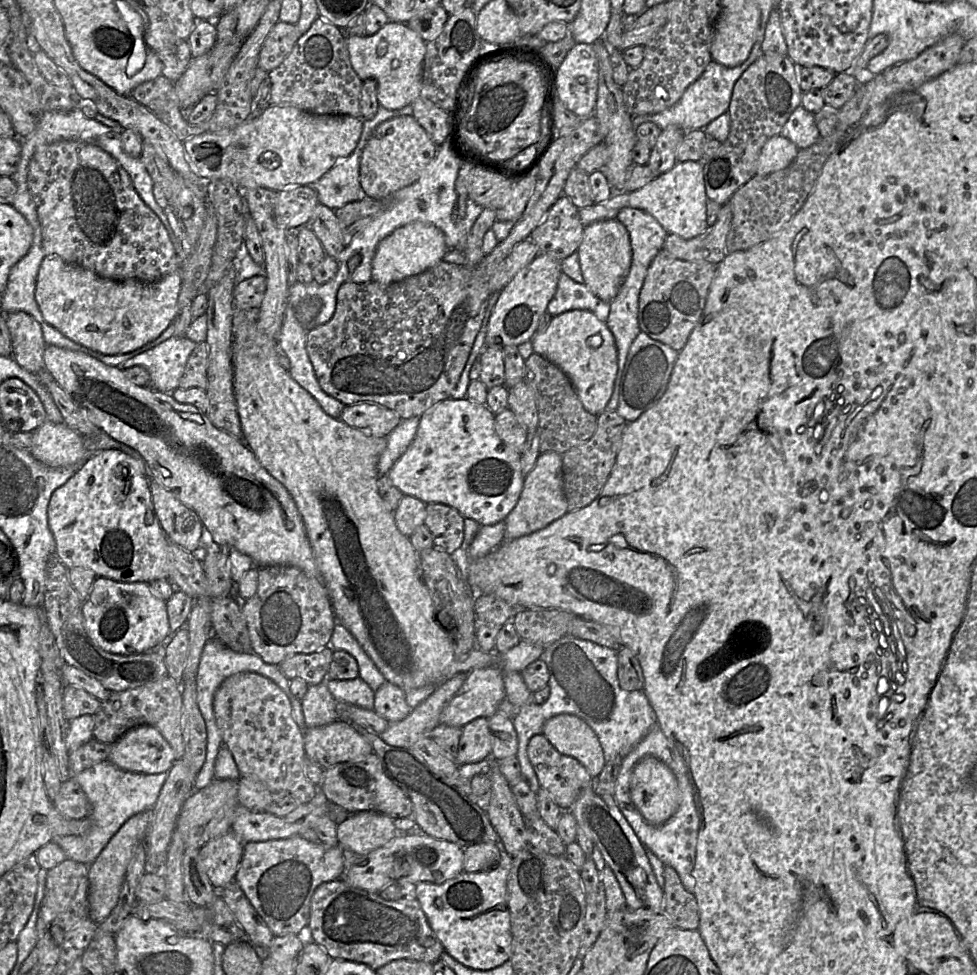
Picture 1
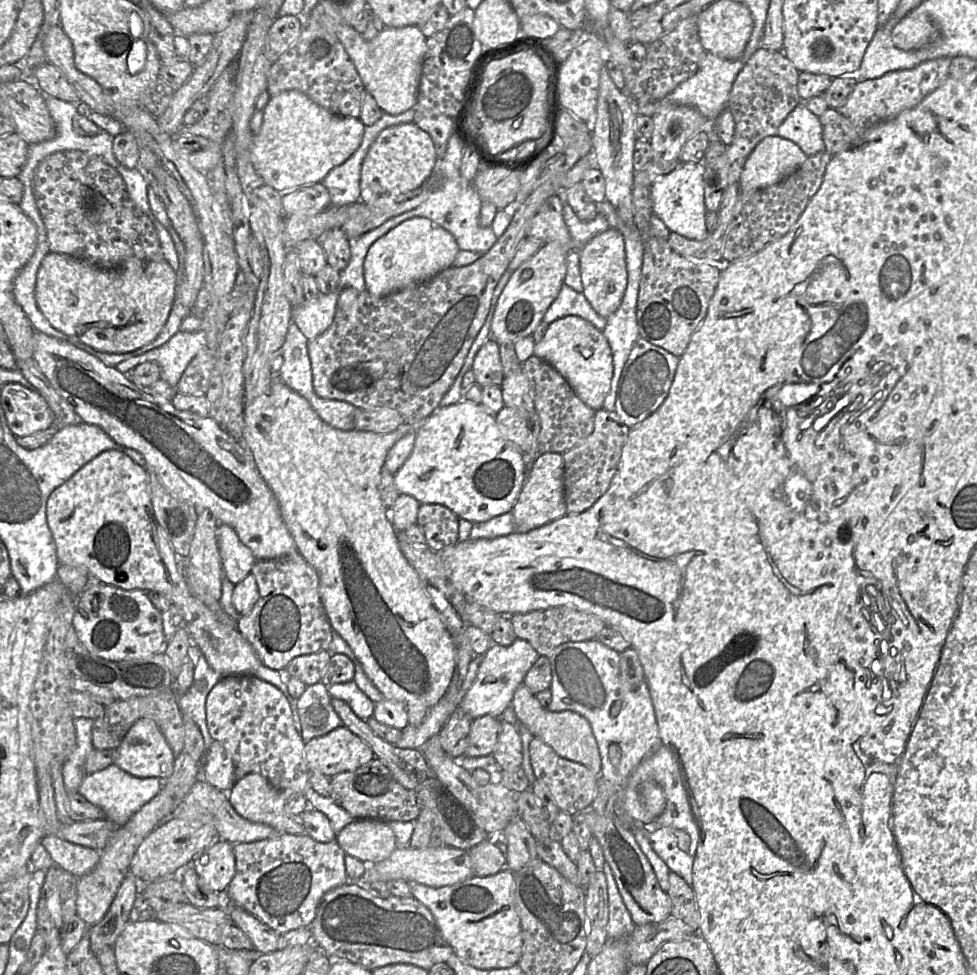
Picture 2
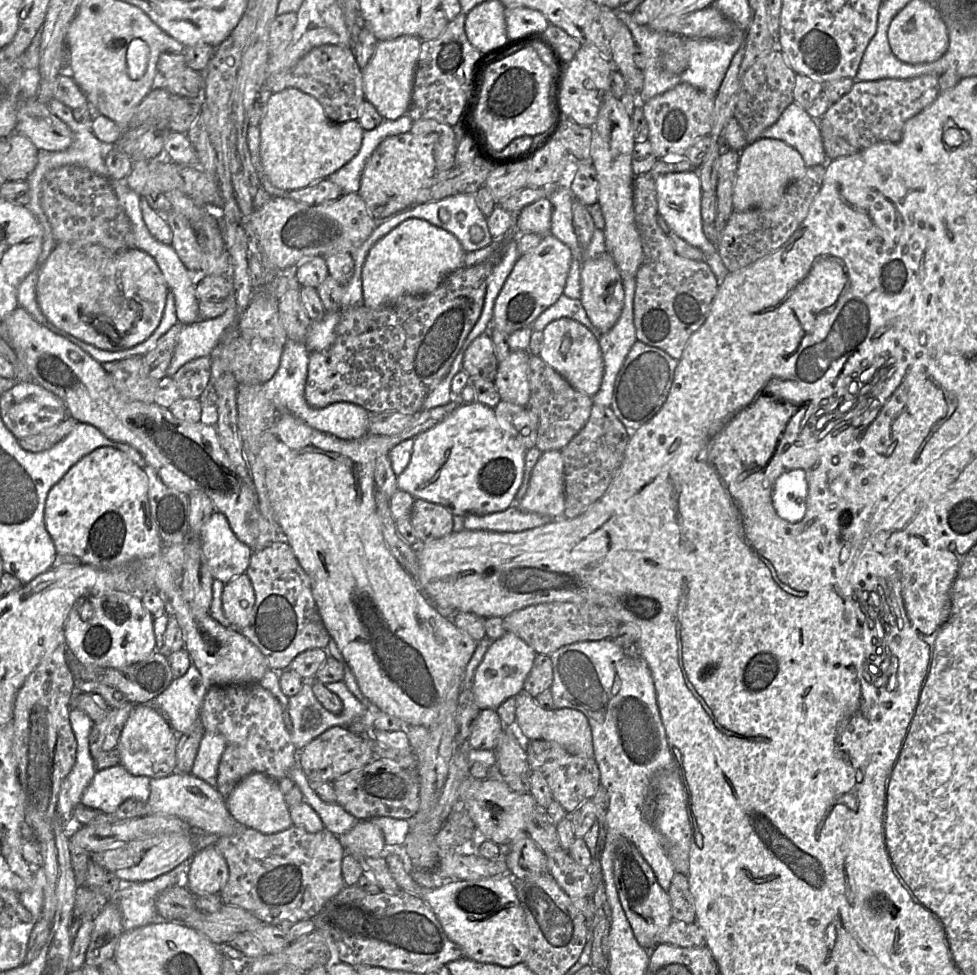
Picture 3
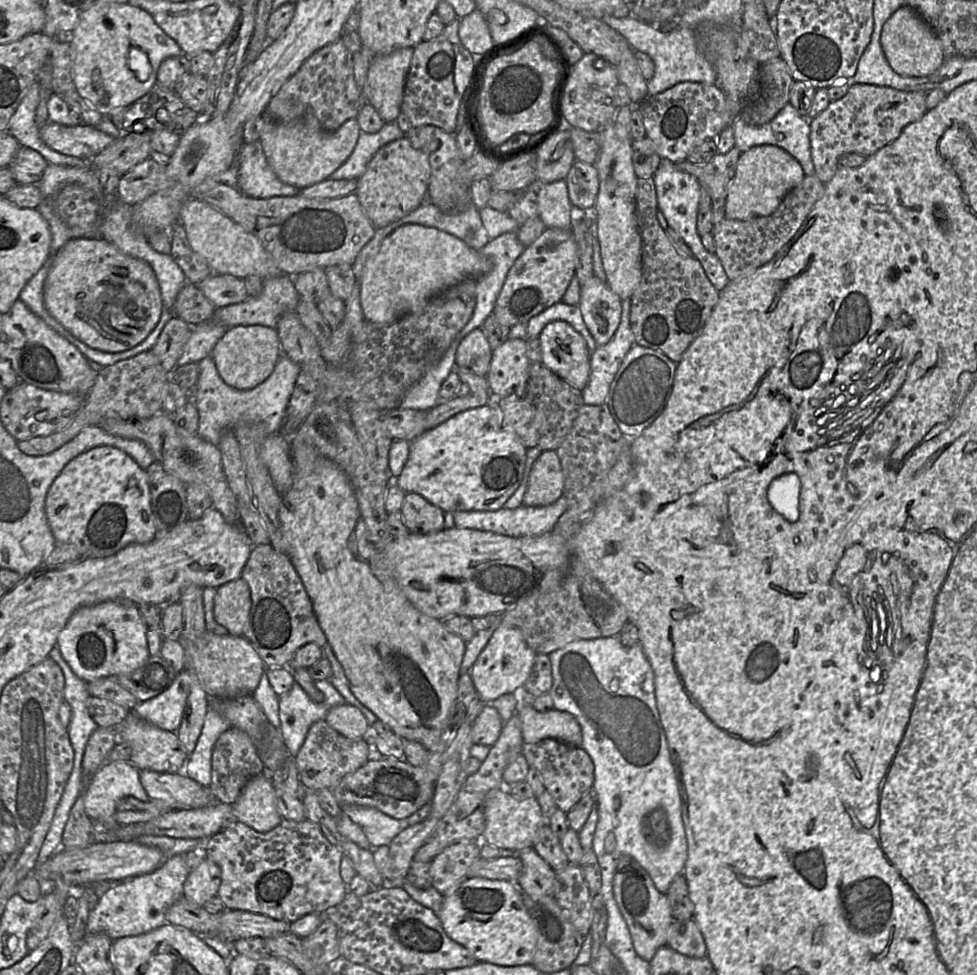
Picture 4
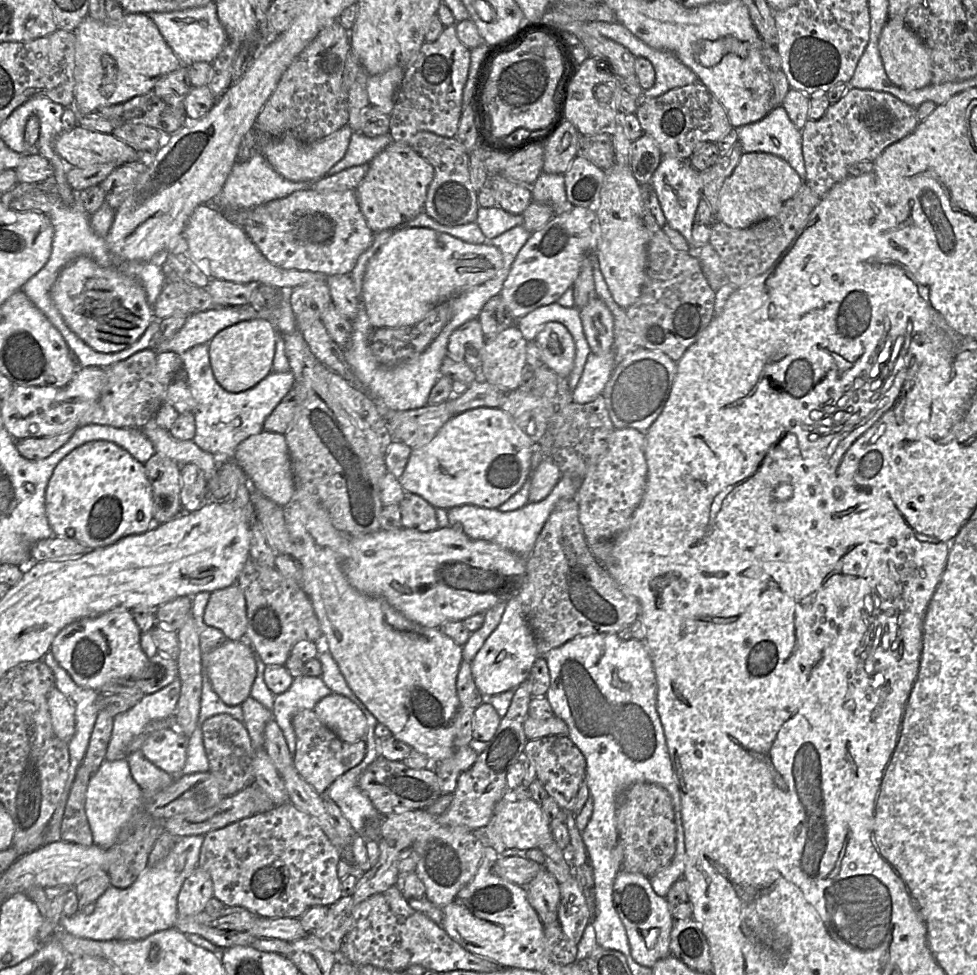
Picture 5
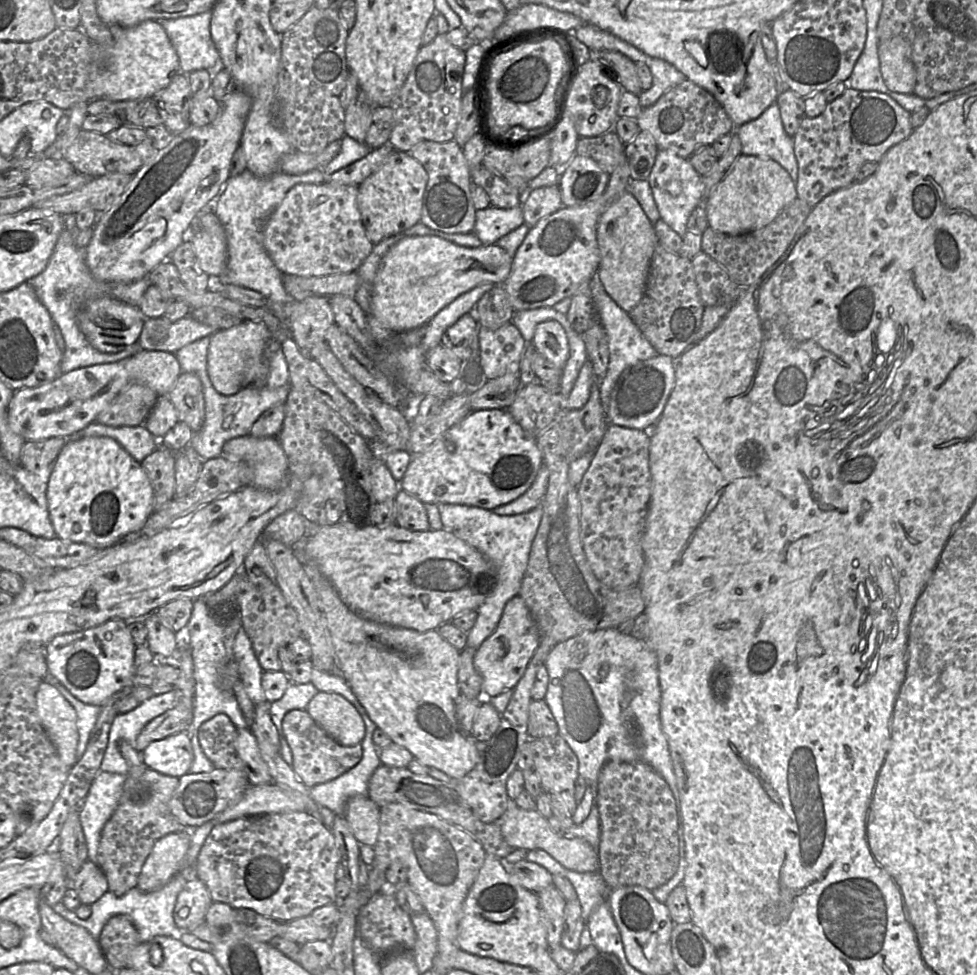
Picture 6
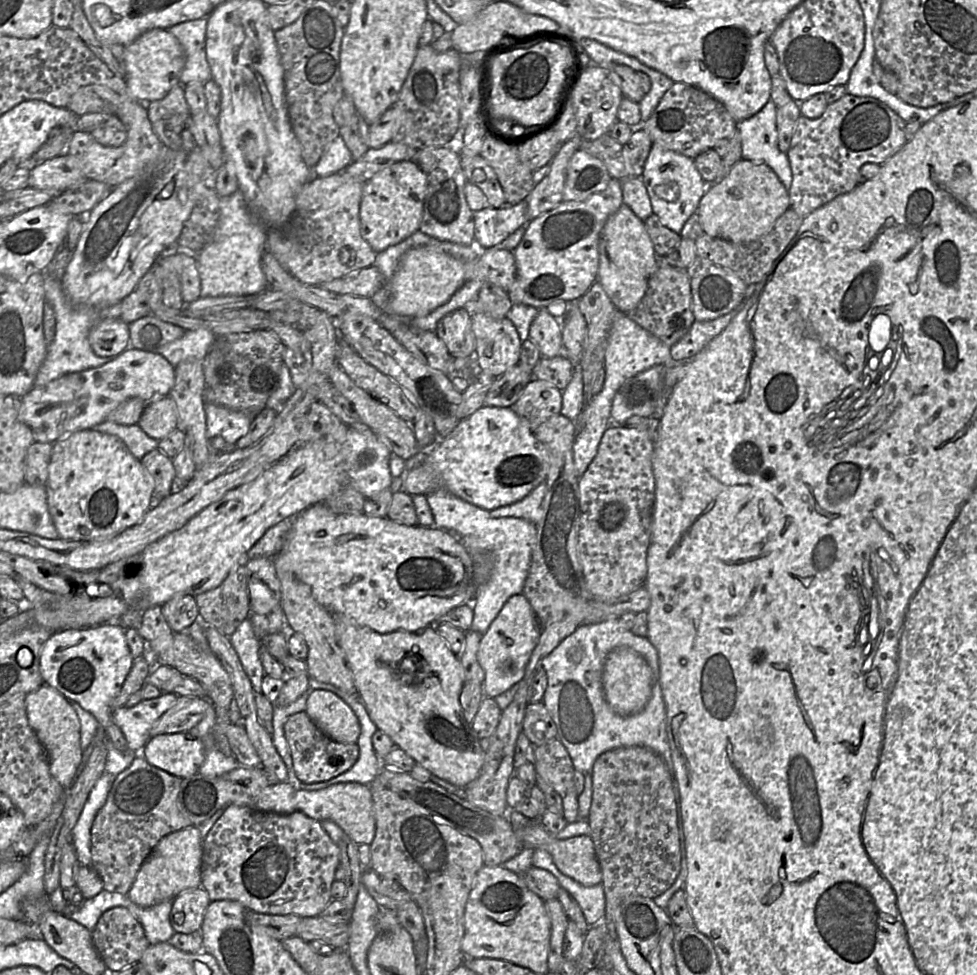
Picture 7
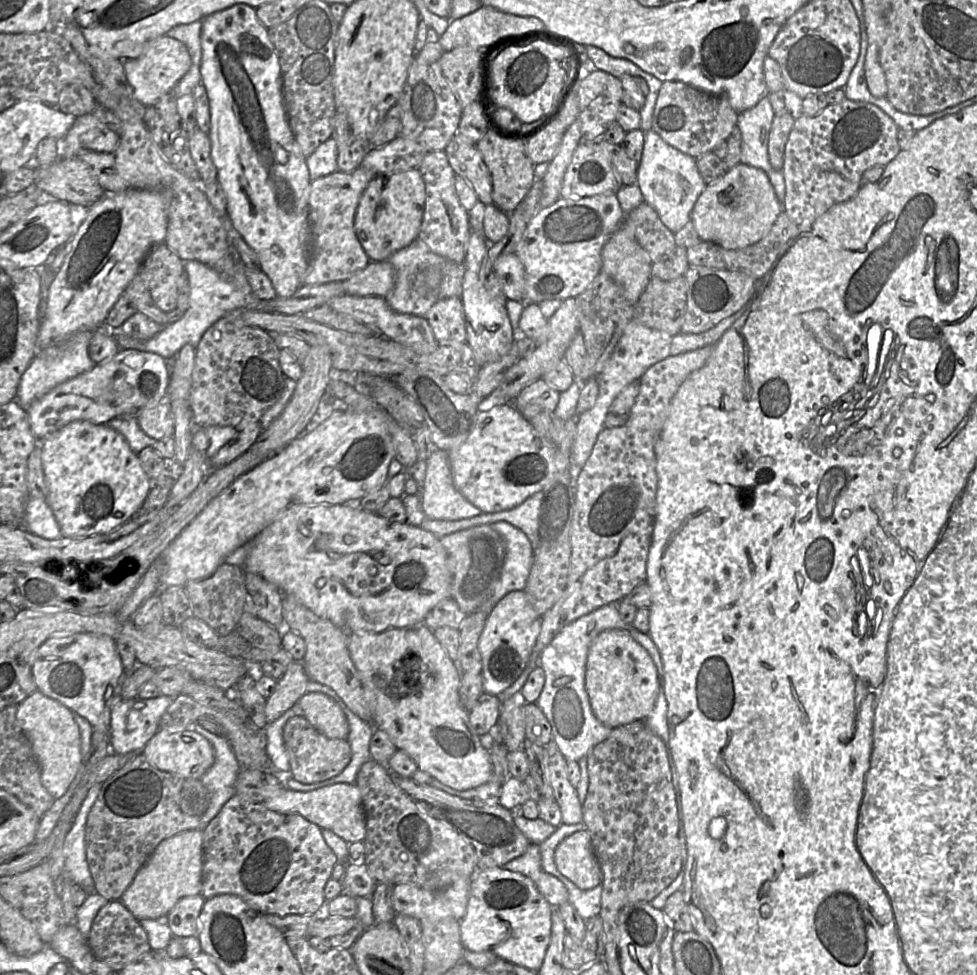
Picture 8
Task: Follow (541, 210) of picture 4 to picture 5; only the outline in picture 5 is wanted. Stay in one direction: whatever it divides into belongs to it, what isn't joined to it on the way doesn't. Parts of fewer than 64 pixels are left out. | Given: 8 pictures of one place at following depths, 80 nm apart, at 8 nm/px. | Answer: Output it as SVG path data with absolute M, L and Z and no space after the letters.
M543 172L530 187L532 200L551 206L555 215L570 211L574 207L567 199L562 174Z

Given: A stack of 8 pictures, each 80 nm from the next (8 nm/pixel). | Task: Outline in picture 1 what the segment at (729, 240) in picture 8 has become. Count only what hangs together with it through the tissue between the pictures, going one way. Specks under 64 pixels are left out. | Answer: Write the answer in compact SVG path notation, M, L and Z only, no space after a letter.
M781 134L771 137L762 147L757 161L757 175L768 175L787 167L797 156L799 148Z

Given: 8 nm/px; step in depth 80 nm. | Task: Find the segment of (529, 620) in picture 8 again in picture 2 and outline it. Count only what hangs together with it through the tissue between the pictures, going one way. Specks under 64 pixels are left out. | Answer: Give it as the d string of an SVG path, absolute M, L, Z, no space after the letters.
M516 638L508 646L492 644L482 655L476 678L472 686L463 695L459 707L473 719L483 715L499 718L502 712L511 705L516 689L523 684L526 673L539 656L529 642L519 638Z

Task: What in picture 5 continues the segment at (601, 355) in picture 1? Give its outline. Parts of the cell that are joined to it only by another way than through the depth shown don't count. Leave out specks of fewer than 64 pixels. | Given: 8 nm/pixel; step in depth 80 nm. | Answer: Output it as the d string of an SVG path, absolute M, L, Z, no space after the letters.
M548 322L541 327L535 343L546 366L567 378L575 359L575 342L569 330L560 322Z

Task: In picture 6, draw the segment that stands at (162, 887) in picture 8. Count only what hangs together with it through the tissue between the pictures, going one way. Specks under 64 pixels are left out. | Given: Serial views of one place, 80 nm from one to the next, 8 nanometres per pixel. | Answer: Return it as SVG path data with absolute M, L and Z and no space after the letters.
M188 829L158 839L142 866L136 887L151 892L167 884L184 867L190 839Z

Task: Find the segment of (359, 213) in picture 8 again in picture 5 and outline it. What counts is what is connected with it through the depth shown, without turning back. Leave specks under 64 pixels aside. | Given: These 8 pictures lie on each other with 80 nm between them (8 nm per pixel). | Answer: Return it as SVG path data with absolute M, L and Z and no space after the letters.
M393 142L368 165L364 179L356 188L356 196L367 225L374 234L398 228L424 210L434 169L410 145Z

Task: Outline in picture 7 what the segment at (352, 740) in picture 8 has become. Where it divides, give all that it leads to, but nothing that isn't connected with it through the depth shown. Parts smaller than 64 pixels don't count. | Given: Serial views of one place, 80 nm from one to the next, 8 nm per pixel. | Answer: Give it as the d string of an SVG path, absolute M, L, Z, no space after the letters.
M309 677L309 686L317 689L322 687L331 689L333 693L351 707L360 724L360 734L356 742L359 747L359 757L351 768L330 780L311 784L303 784L300 781L291 782L290 780L289 782L294 787L305 791L320 790L334 784L347 782L356 782L369 786L381 771L382 760L376 754L372 745L372 736L377 727L366 712L364 704L358 695L348 694L332 684L319 682L311 677Z

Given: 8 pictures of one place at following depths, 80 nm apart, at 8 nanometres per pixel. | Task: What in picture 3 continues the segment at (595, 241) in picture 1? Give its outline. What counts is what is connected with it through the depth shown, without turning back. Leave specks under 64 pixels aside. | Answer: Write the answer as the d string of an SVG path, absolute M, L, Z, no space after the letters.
M607 252L598 258L583 261L580 300L590 321L601 333L609 331L621 315L624 303L623 278L613 258Z

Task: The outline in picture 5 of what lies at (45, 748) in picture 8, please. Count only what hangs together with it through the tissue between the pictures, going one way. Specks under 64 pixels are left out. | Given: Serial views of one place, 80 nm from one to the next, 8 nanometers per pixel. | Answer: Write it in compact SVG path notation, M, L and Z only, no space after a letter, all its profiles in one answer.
M56 687L47 696L47 703L55 734L69 743L75 732L75 707Z

